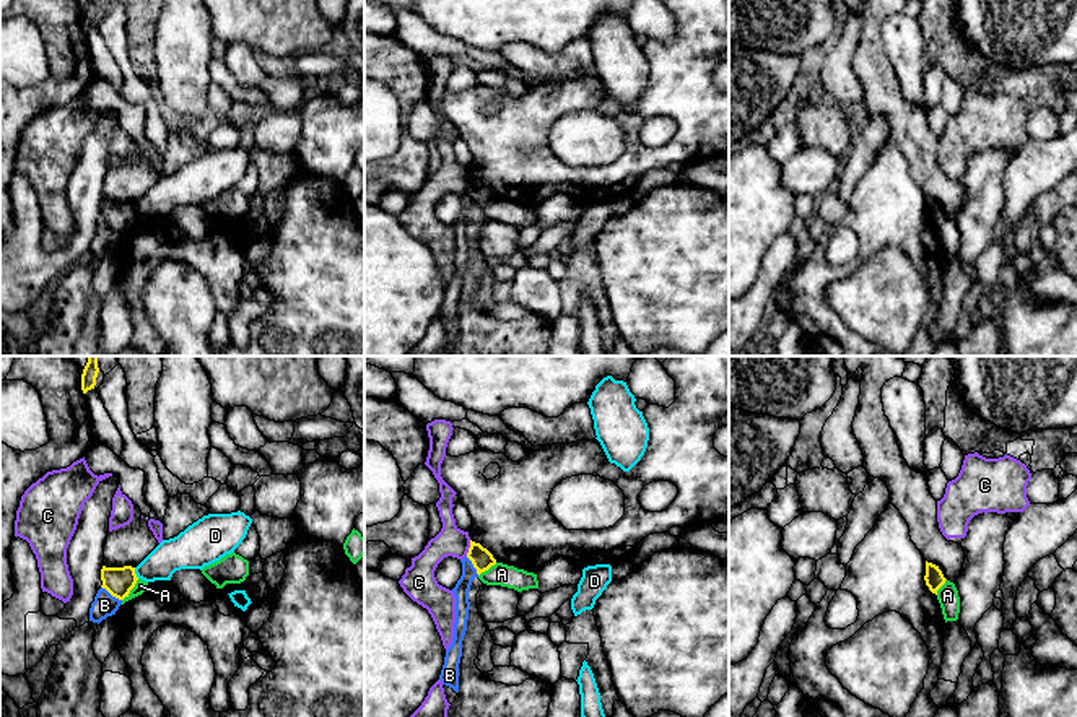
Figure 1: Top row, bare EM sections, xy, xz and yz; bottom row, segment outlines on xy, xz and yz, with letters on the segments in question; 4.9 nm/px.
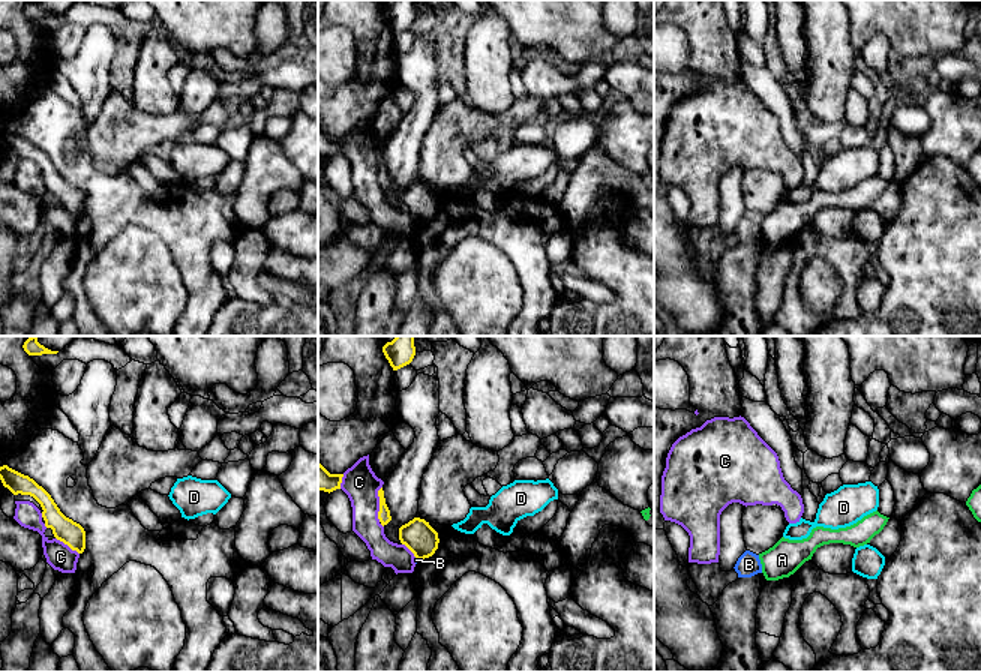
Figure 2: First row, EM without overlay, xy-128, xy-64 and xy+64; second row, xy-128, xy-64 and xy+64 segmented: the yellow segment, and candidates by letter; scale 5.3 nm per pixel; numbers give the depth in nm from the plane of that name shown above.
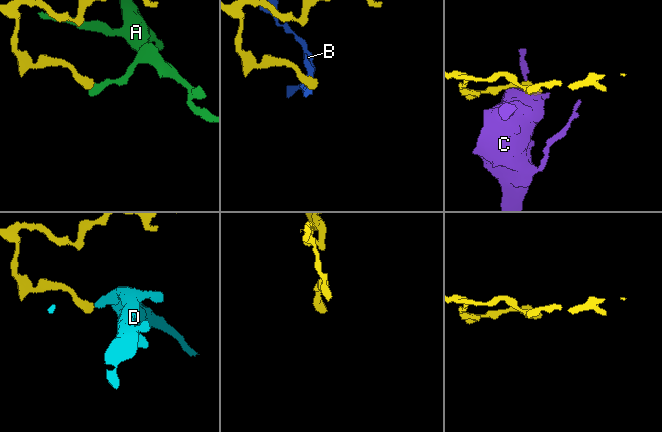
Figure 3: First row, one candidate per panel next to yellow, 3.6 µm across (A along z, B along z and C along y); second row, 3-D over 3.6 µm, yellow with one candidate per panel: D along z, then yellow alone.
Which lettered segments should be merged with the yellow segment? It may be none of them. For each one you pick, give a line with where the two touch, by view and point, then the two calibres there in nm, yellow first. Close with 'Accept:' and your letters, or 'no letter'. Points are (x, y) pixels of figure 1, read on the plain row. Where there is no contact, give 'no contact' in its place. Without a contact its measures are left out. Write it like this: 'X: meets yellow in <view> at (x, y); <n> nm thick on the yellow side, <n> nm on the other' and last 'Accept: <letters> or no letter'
Accept: no letter

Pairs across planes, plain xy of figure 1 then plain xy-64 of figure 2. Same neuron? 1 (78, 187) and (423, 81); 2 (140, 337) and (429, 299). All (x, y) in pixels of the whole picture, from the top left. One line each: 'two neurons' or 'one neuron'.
1: one neuron
2: one neuron

